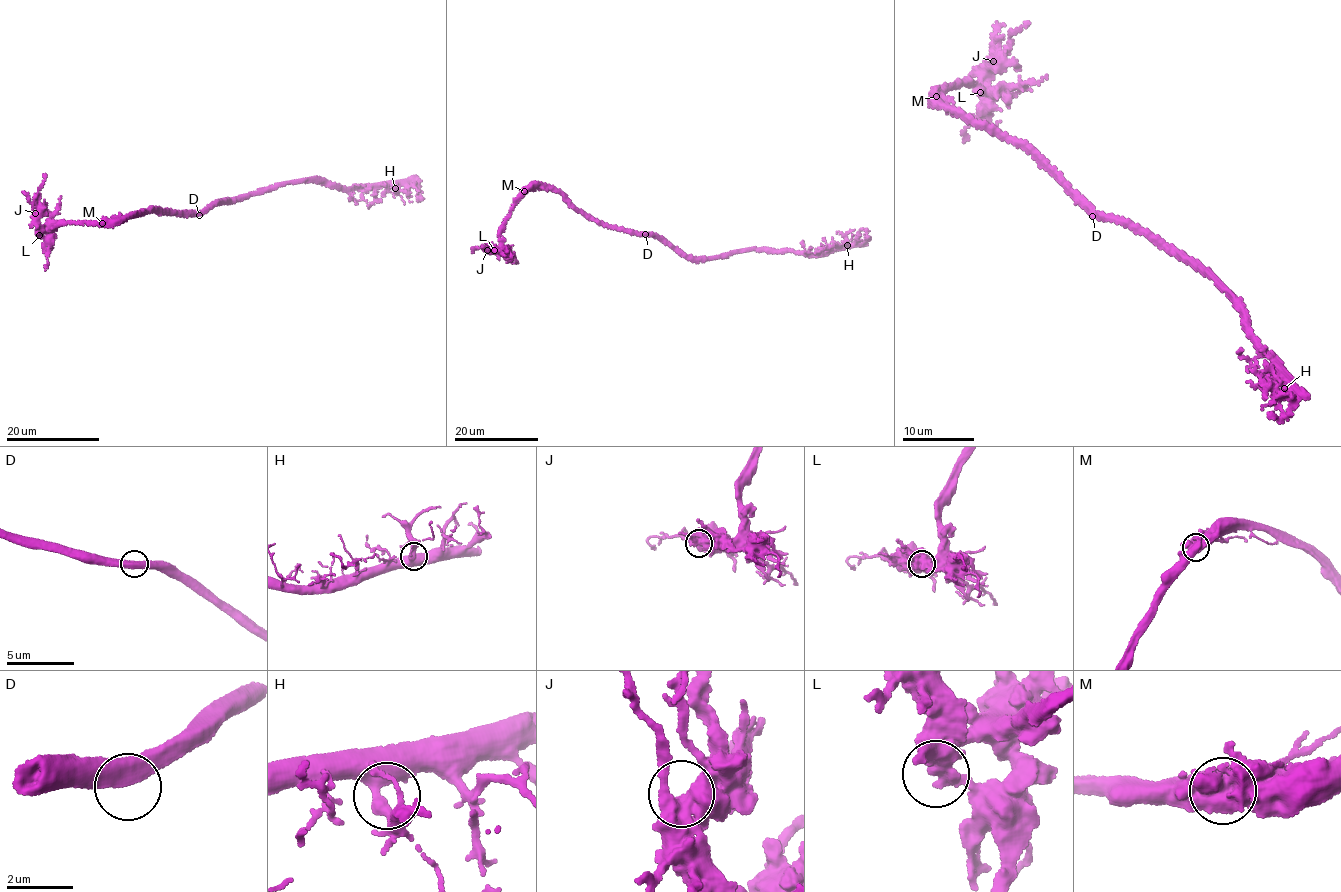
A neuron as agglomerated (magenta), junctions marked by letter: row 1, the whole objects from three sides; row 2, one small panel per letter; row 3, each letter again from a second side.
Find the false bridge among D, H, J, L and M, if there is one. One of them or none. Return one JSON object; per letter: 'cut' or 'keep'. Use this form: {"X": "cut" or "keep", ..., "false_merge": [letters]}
{"D": "keep", "H": "keep", "J": "keep", "L": "keep", "M": "keep", "false_merge": []}

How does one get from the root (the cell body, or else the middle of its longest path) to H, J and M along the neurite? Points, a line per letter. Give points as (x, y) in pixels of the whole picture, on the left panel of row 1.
H: (199, 211), (211, 208), (220, 200), (238, 199), (283, 184), (317, 177), (347, 188), (387, 182), (395, 188)
J: (199, 211), (151, 210), (107, 222), (65, 221), (45, 230), (40, 227), (35, 213)
M: (199, 211), (151, 210), (103, 223)

